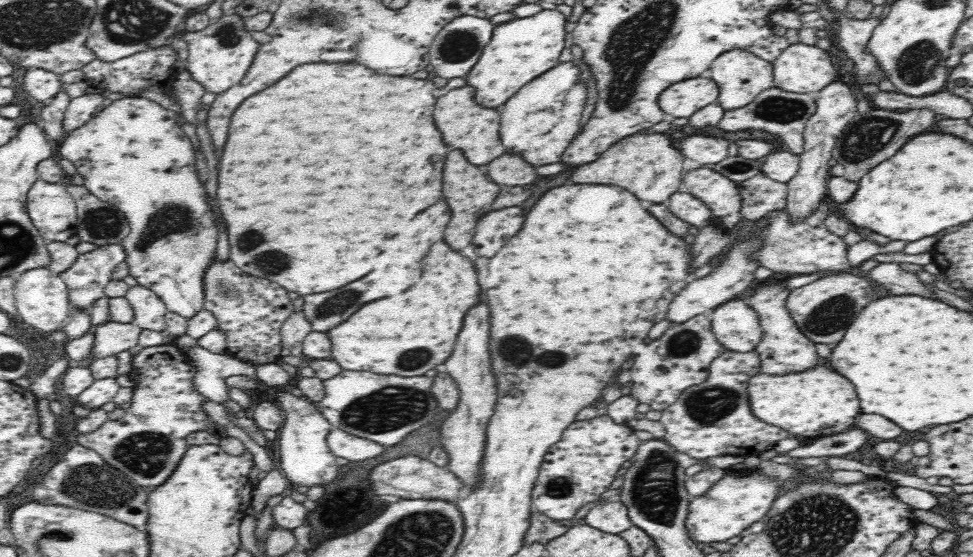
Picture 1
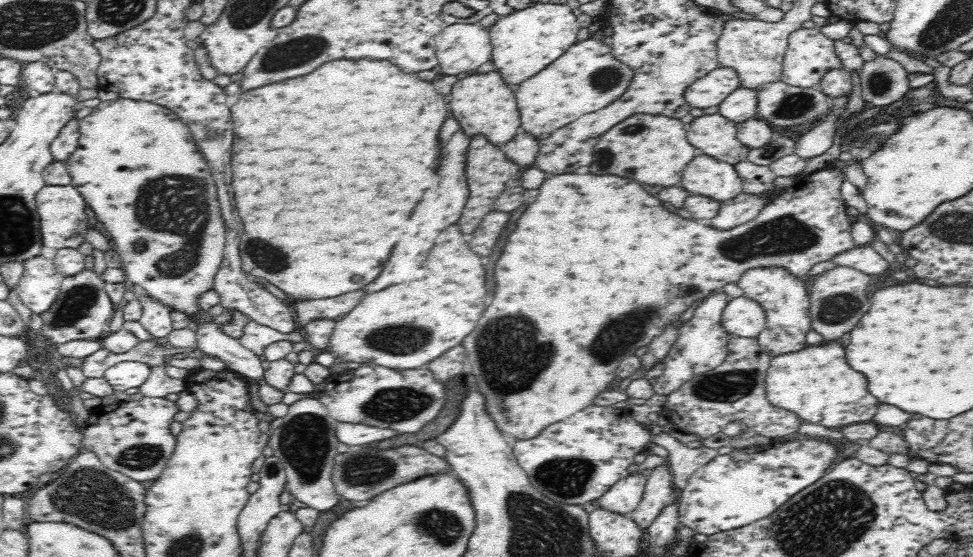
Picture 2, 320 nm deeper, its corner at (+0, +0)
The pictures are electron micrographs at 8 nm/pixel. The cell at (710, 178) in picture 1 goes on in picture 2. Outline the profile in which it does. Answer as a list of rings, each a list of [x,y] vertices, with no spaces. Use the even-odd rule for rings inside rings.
[[[701,154],[686,166],[680,184],[692,195],[708,196],[721,202],[730,200],[743,192],[743,182],[735,166],[707,154]]]

